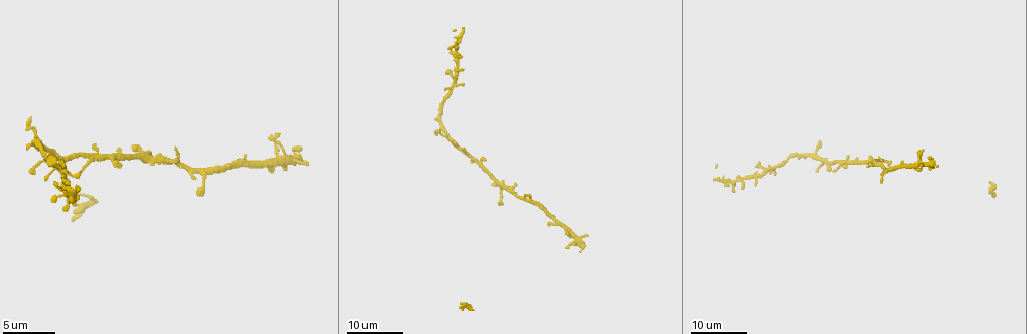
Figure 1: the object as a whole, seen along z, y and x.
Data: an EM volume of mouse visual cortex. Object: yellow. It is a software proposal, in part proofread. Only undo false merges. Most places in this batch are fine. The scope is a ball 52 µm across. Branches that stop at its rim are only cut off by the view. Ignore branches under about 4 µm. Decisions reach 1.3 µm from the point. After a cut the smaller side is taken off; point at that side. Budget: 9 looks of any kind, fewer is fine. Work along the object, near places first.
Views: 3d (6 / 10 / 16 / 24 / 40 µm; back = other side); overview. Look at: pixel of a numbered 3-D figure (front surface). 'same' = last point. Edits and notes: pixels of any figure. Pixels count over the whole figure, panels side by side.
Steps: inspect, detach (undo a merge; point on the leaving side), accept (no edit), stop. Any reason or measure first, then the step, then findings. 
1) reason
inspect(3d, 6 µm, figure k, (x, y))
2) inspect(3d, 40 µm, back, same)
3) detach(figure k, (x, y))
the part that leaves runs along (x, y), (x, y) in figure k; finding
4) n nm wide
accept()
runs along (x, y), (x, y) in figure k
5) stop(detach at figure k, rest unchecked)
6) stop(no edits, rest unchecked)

four-way junction
inspect(3d, 24 µm, figure 1, (502, 186))

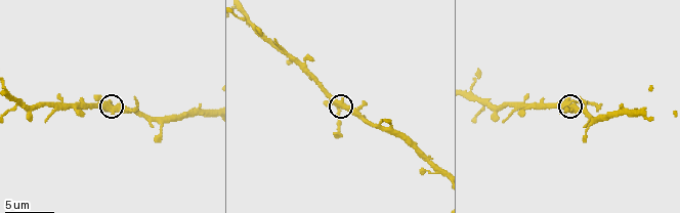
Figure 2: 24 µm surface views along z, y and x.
inspect(3d, 10 µm, figure 2, (111, 105))

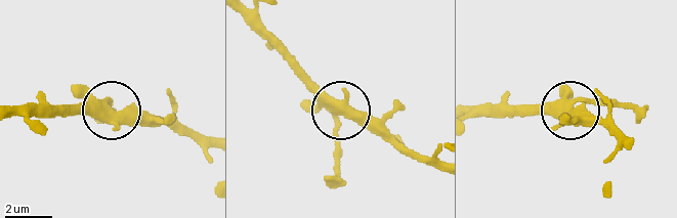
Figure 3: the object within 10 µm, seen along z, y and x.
4 arms
accept()
runs along (243, 15), (337, 101), (372, 115), (388, 129) in figure 3; continuous, no second cell

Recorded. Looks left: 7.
three arms meet
inspect(3d, 10 µm, figure 2, (301, 65))

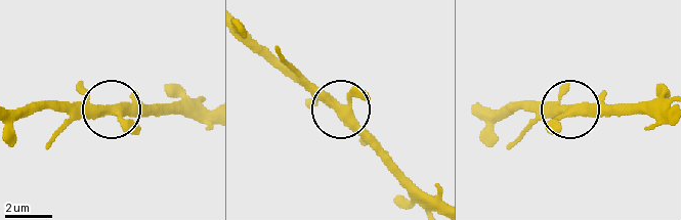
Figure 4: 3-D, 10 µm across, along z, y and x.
3 arms
accept()
runs along (103, 106), (158, 106) in figure 4; all the same cell

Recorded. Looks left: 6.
side arm on a straight run
inspect(3d, 10 µm, figure 2, (205, 114))

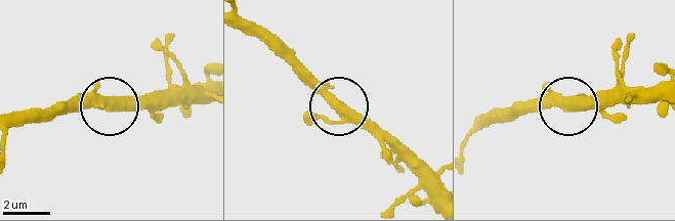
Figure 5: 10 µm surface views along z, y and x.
370 nm wide
accept()
runs along (14, 113), (154, 106) in figure 5; continuous, no second cell

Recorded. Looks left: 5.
a narrow waist
inspect(3d, 16 µm, figure 1, (736, 179))

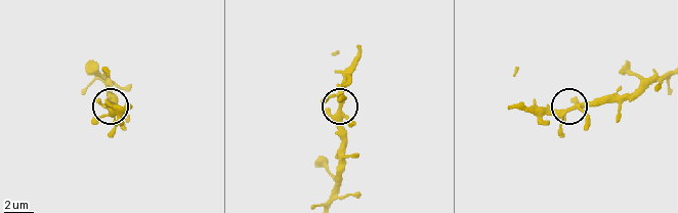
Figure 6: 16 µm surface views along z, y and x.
inspect(3d, 10 µm, figure 6, (338, 105))

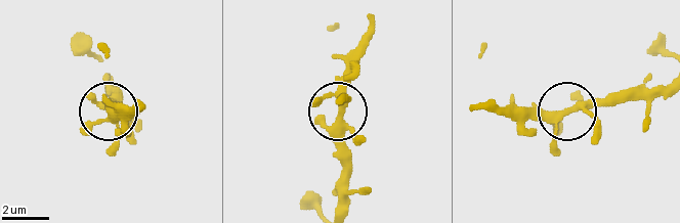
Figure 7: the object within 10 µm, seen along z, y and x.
300 nm wide
accept()
runs along (340, 205), (340, 81), (349, 53) in figure 7; continuous, no second cell

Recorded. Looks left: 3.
stop(no edits, rest unchecked)

